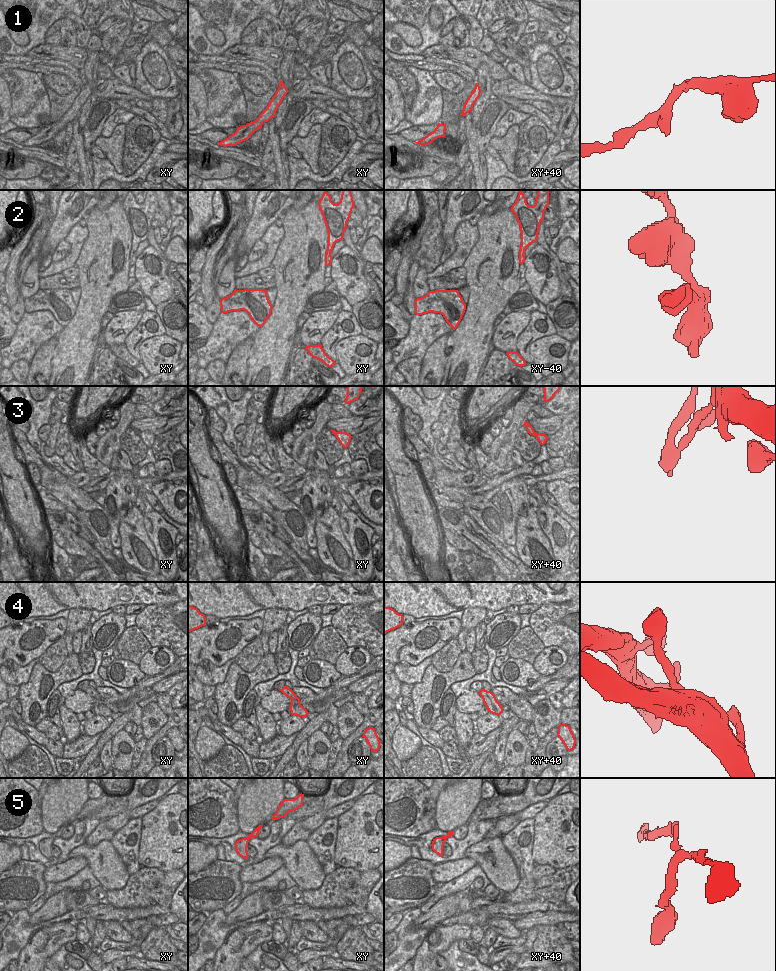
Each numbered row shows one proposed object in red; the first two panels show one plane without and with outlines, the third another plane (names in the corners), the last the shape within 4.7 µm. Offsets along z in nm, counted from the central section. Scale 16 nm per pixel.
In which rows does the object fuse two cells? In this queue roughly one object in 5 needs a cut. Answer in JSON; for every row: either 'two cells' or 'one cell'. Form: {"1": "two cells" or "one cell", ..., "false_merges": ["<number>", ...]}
{"1": "one cell", "2": "one cell", "3": "one cell", "4": "one cell", "5": "one cell", "false_merges": []}

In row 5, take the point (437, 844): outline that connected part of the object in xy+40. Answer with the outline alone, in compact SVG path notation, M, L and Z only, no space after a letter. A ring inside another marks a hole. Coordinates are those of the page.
M450 831L448 832L448 834L446 836L443 836L443 837L436 837L435 839L433 839L432 841L432 850L438 854L439 856L443 856L443 846L444 846L444 843L446 841L446 839L448 837L451 837L453 836L453 833L454 831Z

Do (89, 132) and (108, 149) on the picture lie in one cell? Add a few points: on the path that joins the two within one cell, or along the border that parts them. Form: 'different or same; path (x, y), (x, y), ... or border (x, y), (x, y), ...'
different; border (100, 135), (94, 145)

